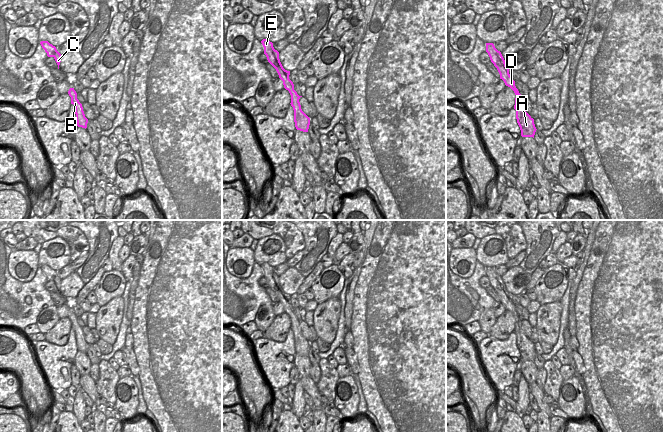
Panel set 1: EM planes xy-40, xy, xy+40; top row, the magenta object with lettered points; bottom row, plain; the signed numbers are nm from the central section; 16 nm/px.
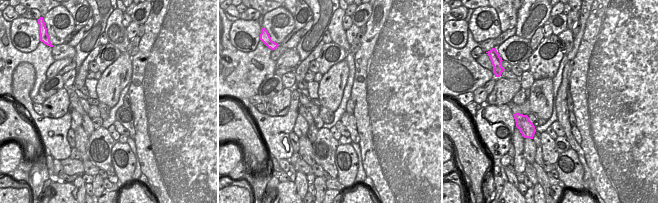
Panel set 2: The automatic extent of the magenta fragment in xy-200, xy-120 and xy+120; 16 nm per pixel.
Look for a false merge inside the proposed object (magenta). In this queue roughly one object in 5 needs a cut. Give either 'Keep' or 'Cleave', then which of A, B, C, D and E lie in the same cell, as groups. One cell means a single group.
Keep. Groups: A B C D E.

